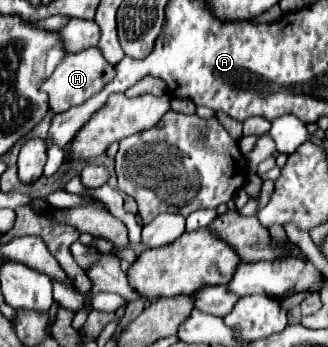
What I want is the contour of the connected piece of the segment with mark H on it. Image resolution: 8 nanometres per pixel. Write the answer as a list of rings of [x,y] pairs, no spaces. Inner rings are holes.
[[[87,48],[83,52],[65,56],[55,72],[41,84],[41,88],[49,94],[49,108],[53,110],[53,114],[61,114],[73,106],[83,104],[83,100],[89,100],[95,92],[99,92],[99,88],[103,88],[103,84],[107,84],[107,80],[111,80],[113,74],[113,66],[107,68],[103,54],[97,48]]]

